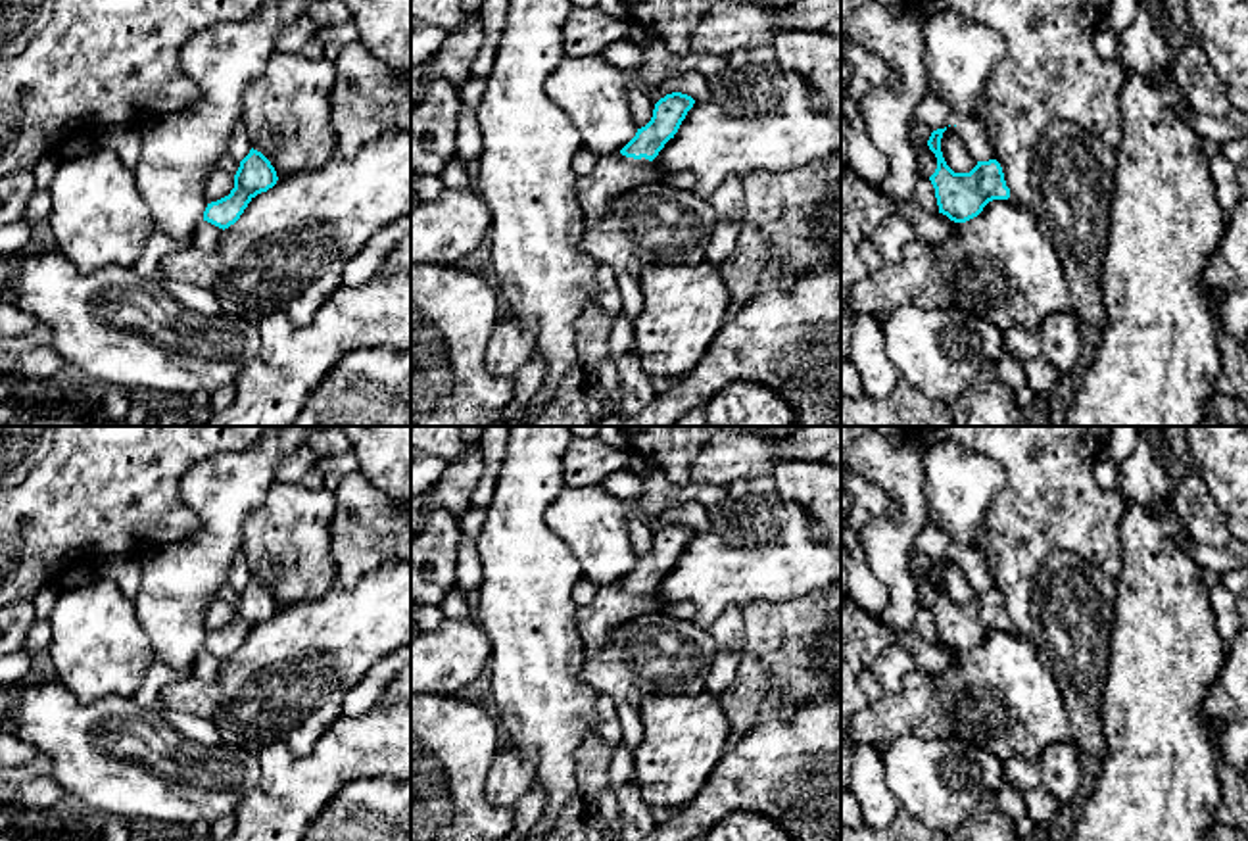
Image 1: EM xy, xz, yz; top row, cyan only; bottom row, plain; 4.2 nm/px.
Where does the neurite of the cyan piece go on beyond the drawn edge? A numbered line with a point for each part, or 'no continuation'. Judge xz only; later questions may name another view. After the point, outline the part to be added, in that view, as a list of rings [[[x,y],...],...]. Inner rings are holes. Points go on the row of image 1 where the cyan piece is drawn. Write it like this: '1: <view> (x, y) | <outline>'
1: xz (611, 175) | [[[618,156],[599,157],[589,175],[578,177],[576,194],[584,209],[586,227],[593,227],[611,213],[612,202],[645,182],[657,182],[662,171],[655,161],[628,163]]]

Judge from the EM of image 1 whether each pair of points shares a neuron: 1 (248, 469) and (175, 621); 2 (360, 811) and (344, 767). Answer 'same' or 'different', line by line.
1: same
2: different

